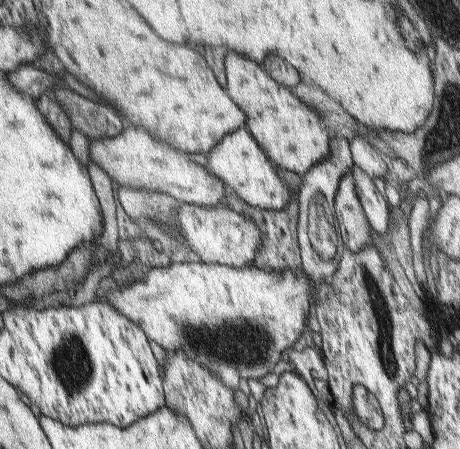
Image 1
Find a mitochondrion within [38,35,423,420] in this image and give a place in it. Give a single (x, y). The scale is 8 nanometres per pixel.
(246, 342)

